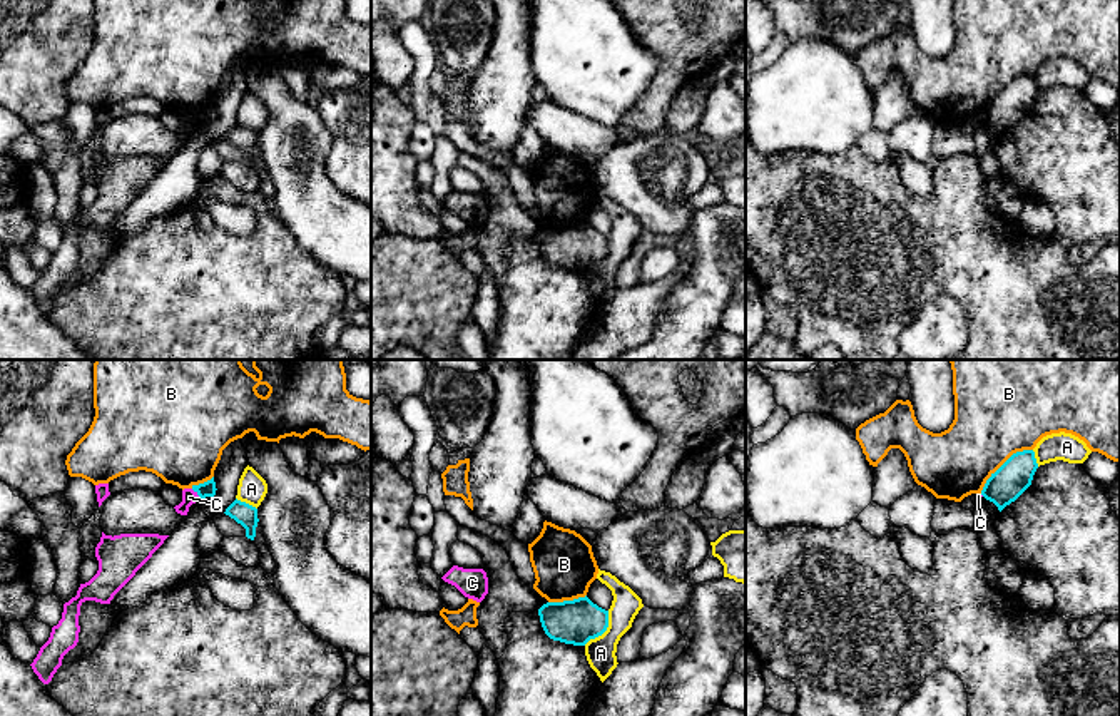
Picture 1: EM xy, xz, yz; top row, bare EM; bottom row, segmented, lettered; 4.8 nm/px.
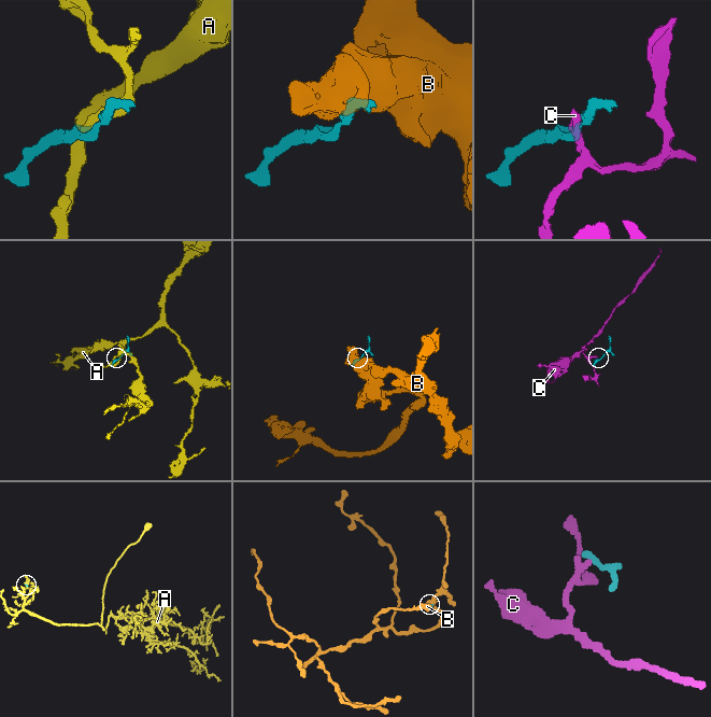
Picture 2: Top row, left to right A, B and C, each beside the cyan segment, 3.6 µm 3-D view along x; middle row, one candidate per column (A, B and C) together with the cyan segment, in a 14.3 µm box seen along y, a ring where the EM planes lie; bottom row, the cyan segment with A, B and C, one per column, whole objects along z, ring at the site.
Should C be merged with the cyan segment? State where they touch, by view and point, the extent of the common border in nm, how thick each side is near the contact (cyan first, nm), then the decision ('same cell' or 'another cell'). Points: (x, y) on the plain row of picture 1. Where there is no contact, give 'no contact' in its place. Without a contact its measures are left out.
contact xy (198, 119); length 60 nm; calibres 80 and 70 nm; another cell

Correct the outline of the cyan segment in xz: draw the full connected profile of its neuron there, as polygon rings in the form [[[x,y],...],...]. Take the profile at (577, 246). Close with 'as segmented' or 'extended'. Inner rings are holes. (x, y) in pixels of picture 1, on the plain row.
[[[587,221],[563,228],[547,228],[538,234],[545,259],[565,269],[585,271],[608,253],[608,236]]] | as segmented

